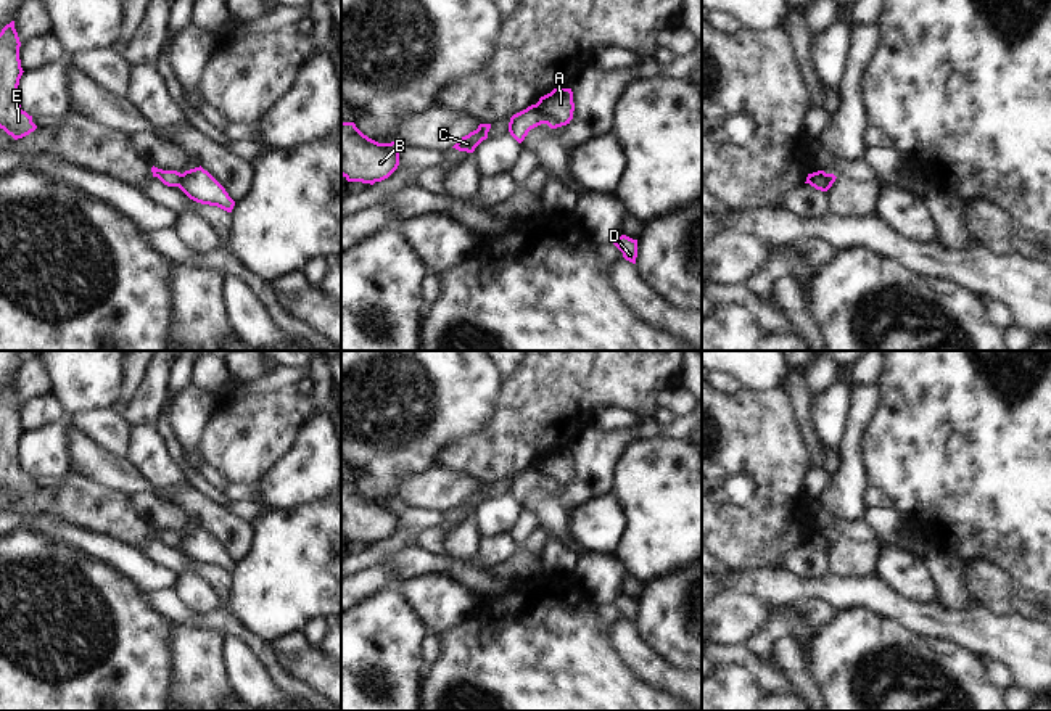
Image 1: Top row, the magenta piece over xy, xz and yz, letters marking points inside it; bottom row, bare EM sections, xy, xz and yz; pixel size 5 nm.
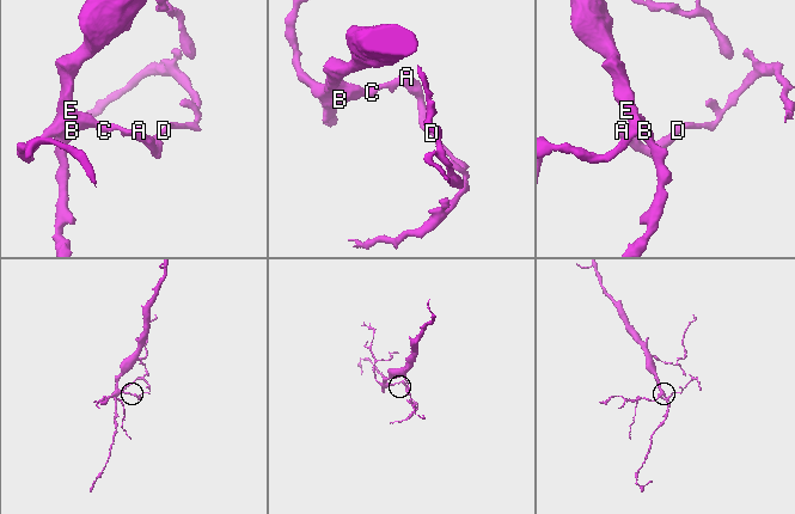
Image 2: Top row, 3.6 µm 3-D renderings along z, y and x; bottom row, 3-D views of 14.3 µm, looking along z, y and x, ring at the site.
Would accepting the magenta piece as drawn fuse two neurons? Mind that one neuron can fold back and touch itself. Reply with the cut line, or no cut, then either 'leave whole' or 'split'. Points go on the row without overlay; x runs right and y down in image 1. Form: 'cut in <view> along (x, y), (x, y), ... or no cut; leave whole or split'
cut in xz along (535, 465), (544, 483); split

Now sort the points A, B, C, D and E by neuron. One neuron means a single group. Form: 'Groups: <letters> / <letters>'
Groups: A D / B C E

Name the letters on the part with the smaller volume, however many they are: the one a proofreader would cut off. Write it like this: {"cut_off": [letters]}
{"cut_off": ["A", "D"]}

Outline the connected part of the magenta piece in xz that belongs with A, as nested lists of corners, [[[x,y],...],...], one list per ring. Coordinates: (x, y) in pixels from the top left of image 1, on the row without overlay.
[[[554,449],[536,463],[544,478],[544,484],[557,489],[570,484],[573,479],[575,463],[571,449]]]

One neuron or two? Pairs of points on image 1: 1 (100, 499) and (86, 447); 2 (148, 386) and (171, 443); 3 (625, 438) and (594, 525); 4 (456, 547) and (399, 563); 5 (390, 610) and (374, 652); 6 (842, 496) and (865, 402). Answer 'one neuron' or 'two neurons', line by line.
1: two neurons
2: two neurons
3: two neurons
4: two neurons
5: one neuron
6: one neuron

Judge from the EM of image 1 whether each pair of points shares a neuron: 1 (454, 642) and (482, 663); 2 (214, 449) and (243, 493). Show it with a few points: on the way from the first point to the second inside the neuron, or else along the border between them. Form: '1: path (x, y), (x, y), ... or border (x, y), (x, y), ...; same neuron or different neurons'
1: path (461, 649), (475, 663); same neuron
2: border (227, 481), (255, 484); different neurons

